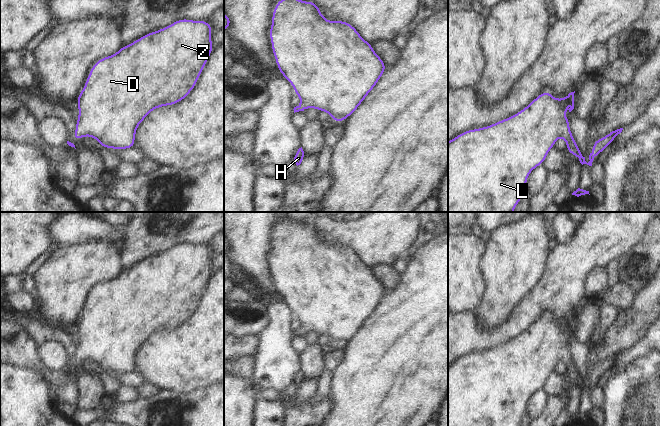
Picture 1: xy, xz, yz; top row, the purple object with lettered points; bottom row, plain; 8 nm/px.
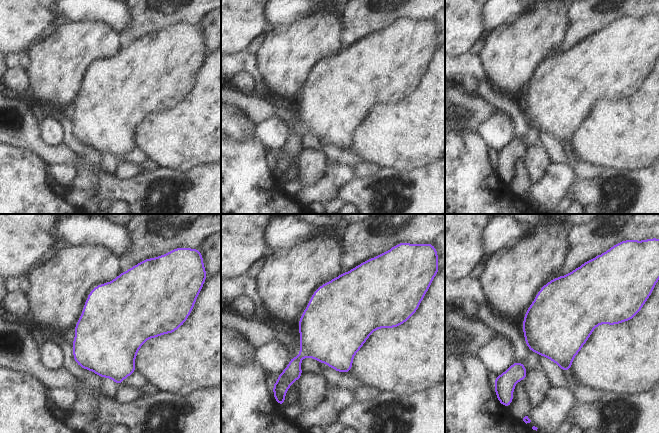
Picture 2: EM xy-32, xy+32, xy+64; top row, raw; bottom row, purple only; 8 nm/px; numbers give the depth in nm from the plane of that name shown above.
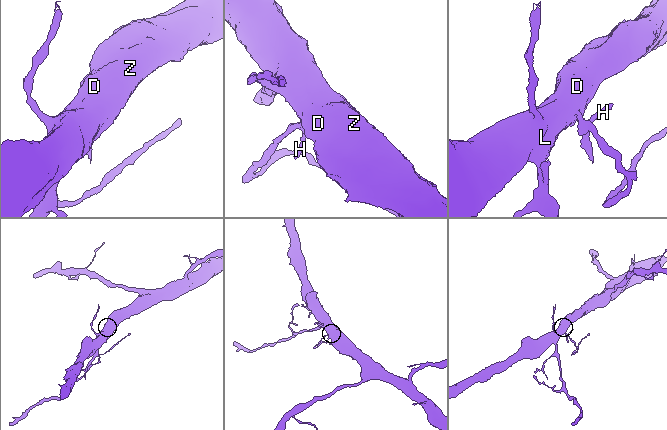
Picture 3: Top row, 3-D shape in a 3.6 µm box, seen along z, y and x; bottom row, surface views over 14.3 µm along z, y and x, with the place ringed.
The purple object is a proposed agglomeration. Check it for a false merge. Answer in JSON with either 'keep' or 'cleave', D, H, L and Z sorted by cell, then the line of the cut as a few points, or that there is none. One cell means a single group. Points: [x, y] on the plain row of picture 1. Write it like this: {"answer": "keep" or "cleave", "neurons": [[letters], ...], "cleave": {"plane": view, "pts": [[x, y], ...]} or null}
{"answer": "keep", "neurons": [["D", "H", "L", "Z"]], "cleave": null}

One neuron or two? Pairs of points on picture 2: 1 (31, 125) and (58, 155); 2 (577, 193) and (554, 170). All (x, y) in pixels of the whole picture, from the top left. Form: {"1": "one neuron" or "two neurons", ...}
{"1": "one neuron", "2": "two neurons"}

